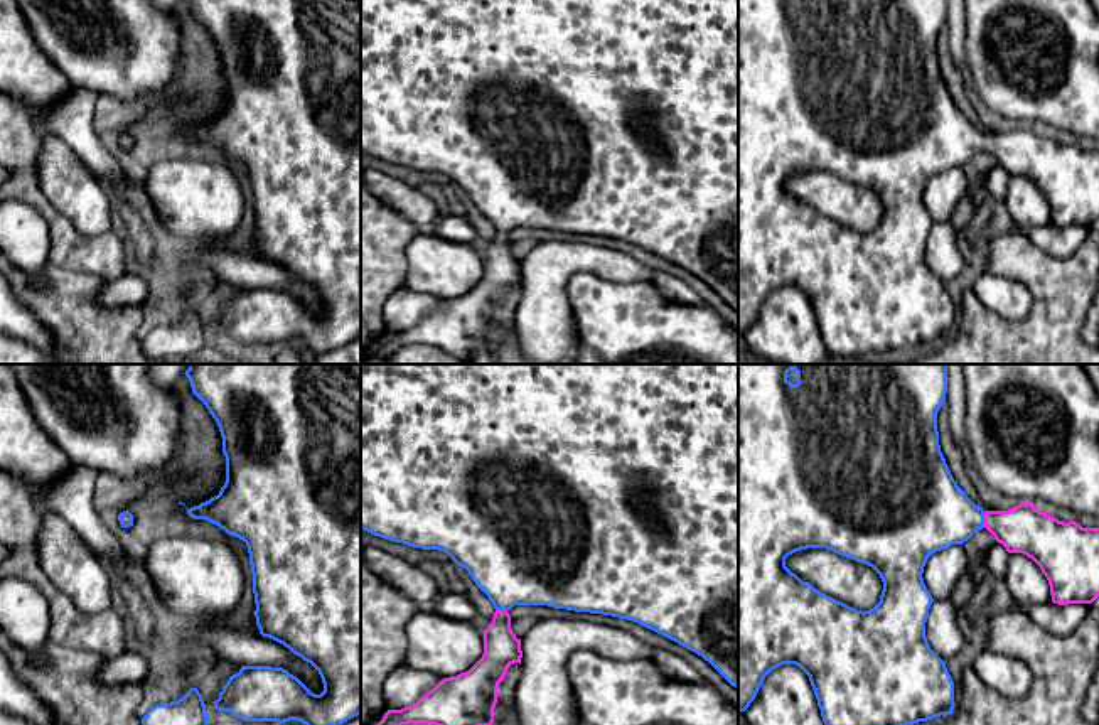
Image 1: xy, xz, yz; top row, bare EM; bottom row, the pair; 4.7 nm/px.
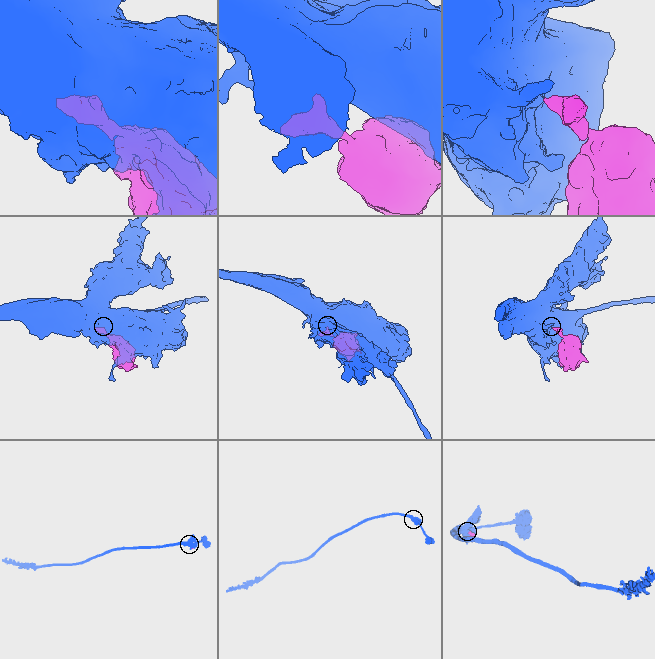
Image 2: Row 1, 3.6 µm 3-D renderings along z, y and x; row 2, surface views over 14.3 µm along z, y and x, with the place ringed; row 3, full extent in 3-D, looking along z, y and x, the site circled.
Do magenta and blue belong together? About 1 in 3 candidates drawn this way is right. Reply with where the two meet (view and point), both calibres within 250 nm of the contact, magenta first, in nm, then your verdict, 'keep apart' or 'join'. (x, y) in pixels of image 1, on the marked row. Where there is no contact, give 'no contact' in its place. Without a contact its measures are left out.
yz (985, 520) | 220/340 nm | join

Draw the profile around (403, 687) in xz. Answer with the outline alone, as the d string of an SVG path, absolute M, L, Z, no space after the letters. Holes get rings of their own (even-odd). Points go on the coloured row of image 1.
M411 668L394 669L384 683L384 700L388 710L401 710L416 703L433 690L443 678Z

